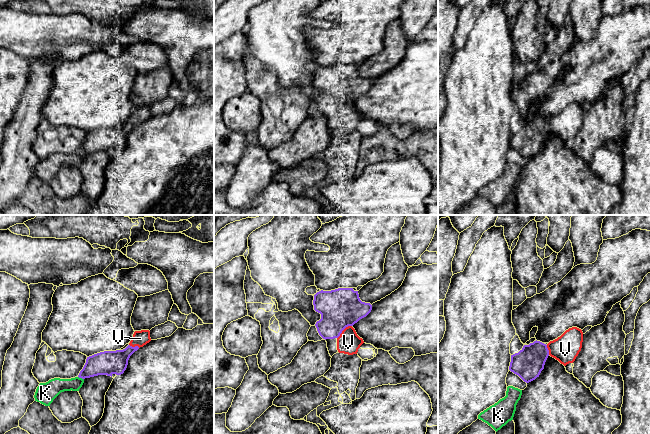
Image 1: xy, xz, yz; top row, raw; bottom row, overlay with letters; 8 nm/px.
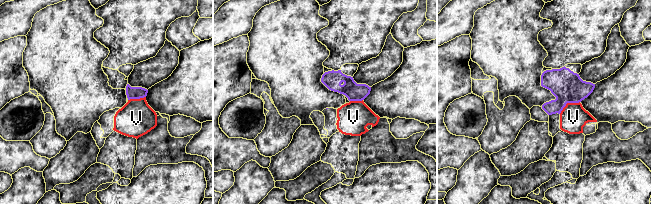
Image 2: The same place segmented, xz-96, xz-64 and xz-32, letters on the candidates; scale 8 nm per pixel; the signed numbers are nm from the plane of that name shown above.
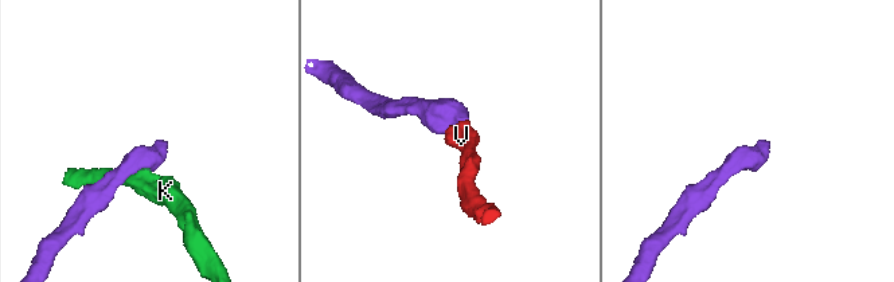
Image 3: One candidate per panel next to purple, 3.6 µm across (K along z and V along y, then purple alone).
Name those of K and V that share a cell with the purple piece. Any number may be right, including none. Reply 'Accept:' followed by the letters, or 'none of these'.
Accept: V

